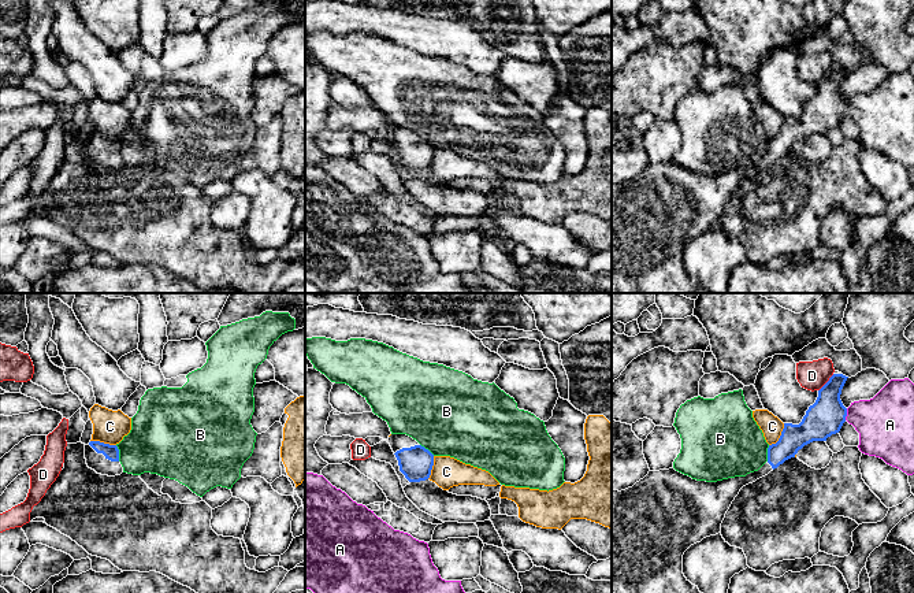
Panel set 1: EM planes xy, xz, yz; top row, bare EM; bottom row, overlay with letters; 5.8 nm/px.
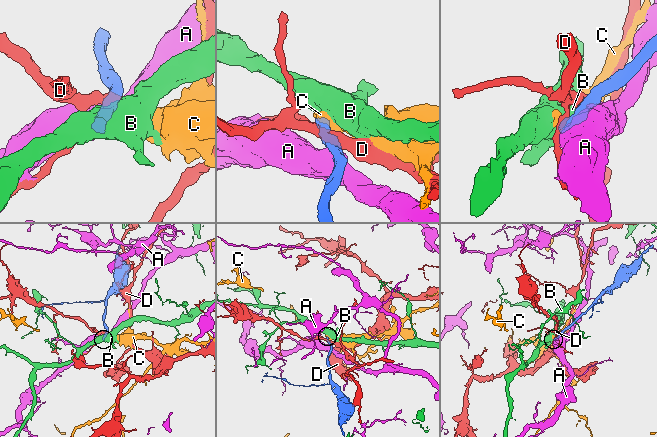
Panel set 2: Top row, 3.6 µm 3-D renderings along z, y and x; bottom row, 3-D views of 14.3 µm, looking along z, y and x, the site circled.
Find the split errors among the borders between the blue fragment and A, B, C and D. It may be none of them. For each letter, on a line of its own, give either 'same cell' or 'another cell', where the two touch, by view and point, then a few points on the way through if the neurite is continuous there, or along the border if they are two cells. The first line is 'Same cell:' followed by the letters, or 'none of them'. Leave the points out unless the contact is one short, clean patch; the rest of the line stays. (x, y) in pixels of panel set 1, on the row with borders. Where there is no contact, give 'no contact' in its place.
Same cell: none of them
A: another cell; contact yz (846, 414); border yz (847, 408), (844, 419)
B: another cell; contact xy (118, 453); border xy (115, 445), (119, 460)
C: another cell; contact yz (780, 436); border yz (784, 423), (780, 437), (769, 445)
D: another cell; contact yz (827, 382); border yz (833, 374), (818, 390)

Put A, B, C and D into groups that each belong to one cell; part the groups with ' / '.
A / B / C / D

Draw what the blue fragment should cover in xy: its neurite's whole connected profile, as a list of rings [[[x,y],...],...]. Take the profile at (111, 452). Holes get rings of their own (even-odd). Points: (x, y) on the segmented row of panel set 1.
[[[90,441],[85,445],[85,459],[89,468],[97,474],[115,477],[123,472],[116,445]]]

